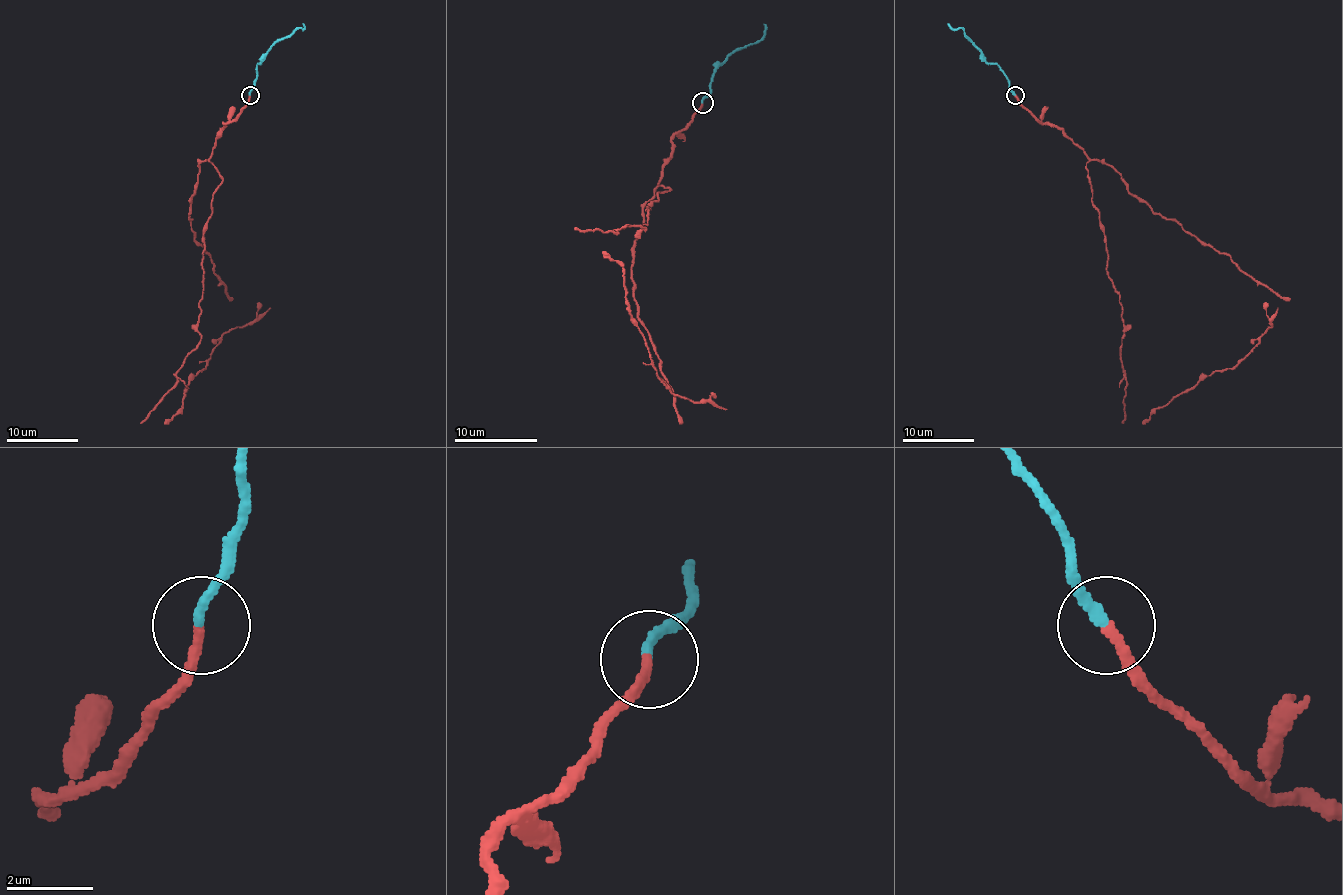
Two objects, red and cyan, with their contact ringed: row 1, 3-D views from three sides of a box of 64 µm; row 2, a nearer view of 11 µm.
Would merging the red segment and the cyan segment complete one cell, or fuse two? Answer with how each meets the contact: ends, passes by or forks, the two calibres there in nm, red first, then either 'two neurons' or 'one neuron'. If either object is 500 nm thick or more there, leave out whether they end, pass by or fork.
red ends; cyan ends; calibres 240 and 240 nm; two neurons

